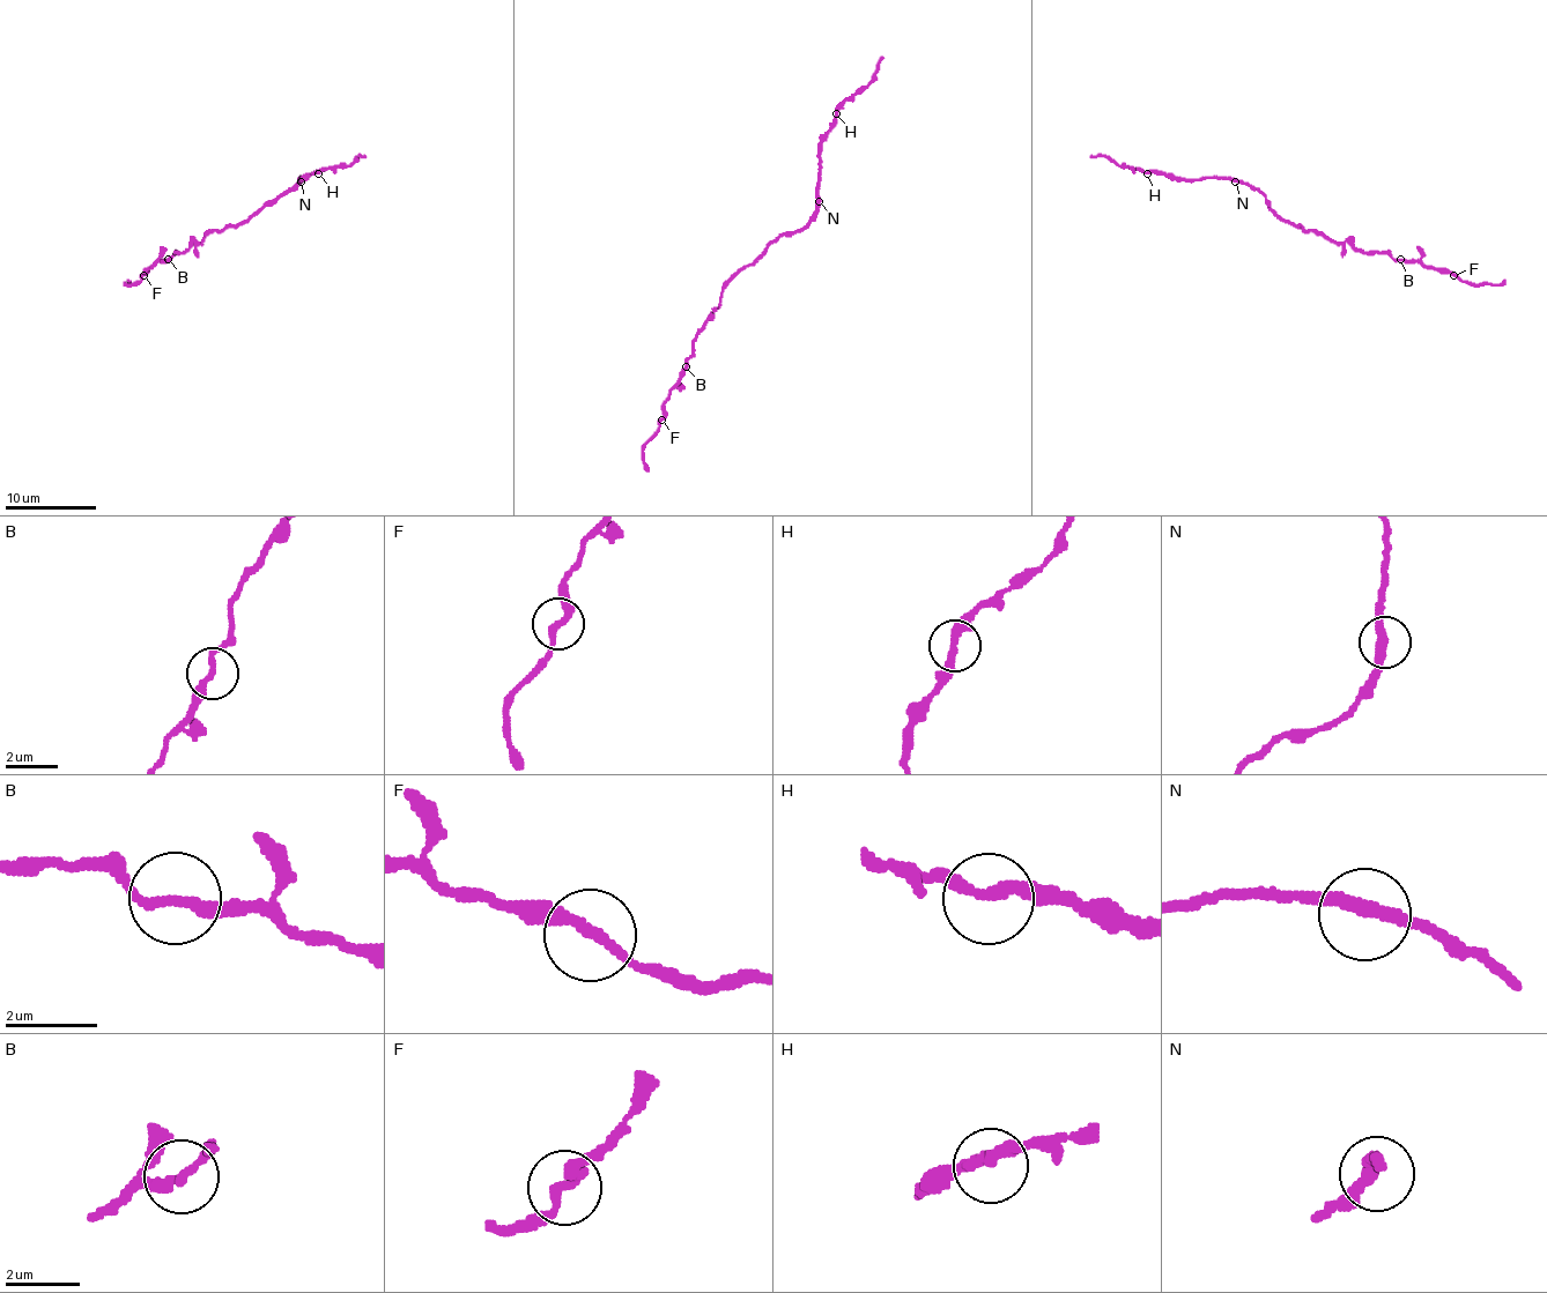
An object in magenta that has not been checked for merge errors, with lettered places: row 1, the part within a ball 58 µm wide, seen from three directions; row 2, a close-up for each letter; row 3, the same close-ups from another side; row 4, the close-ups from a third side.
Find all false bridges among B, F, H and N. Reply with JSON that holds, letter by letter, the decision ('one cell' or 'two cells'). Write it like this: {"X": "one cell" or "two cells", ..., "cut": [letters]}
{"B": "one cell", "F": "one cell", "H": "two cells", "N": "one cell", "cut": ["H"]}

